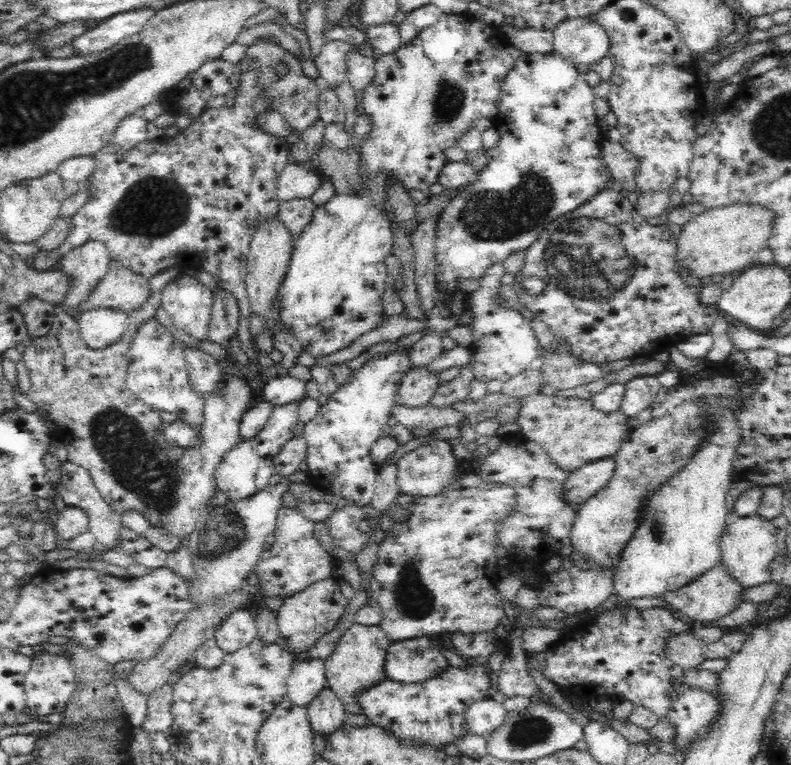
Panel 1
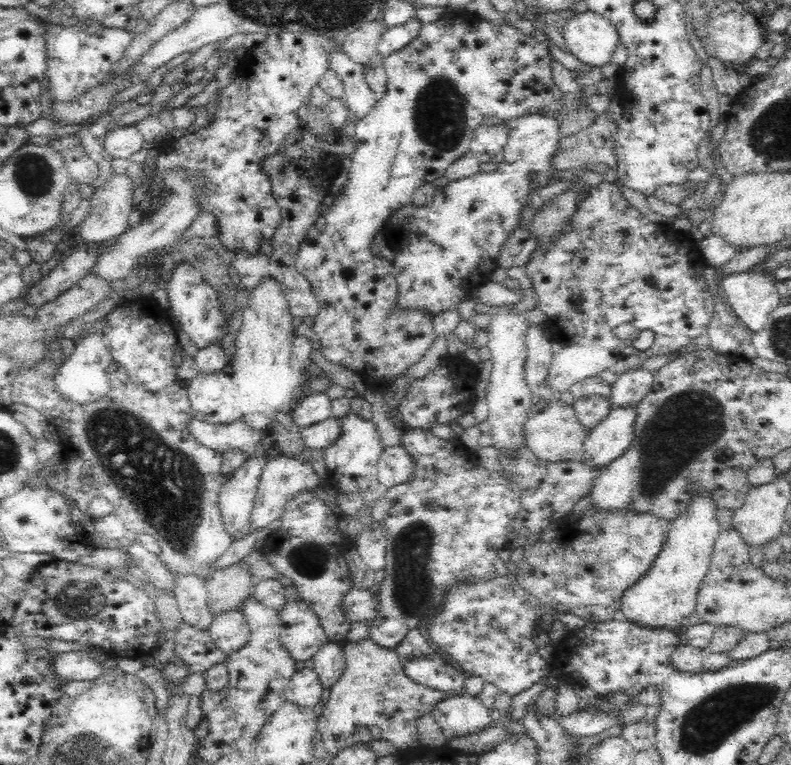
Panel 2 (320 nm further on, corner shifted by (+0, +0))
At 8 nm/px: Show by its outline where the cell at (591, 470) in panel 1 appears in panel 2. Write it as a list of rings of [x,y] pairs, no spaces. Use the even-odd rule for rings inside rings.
[[[634,405],[611,406],[606,418],[590,430],[584,441],[584,460],[594,470],[603,469],[610,461],[630,448],[634,440]]]

